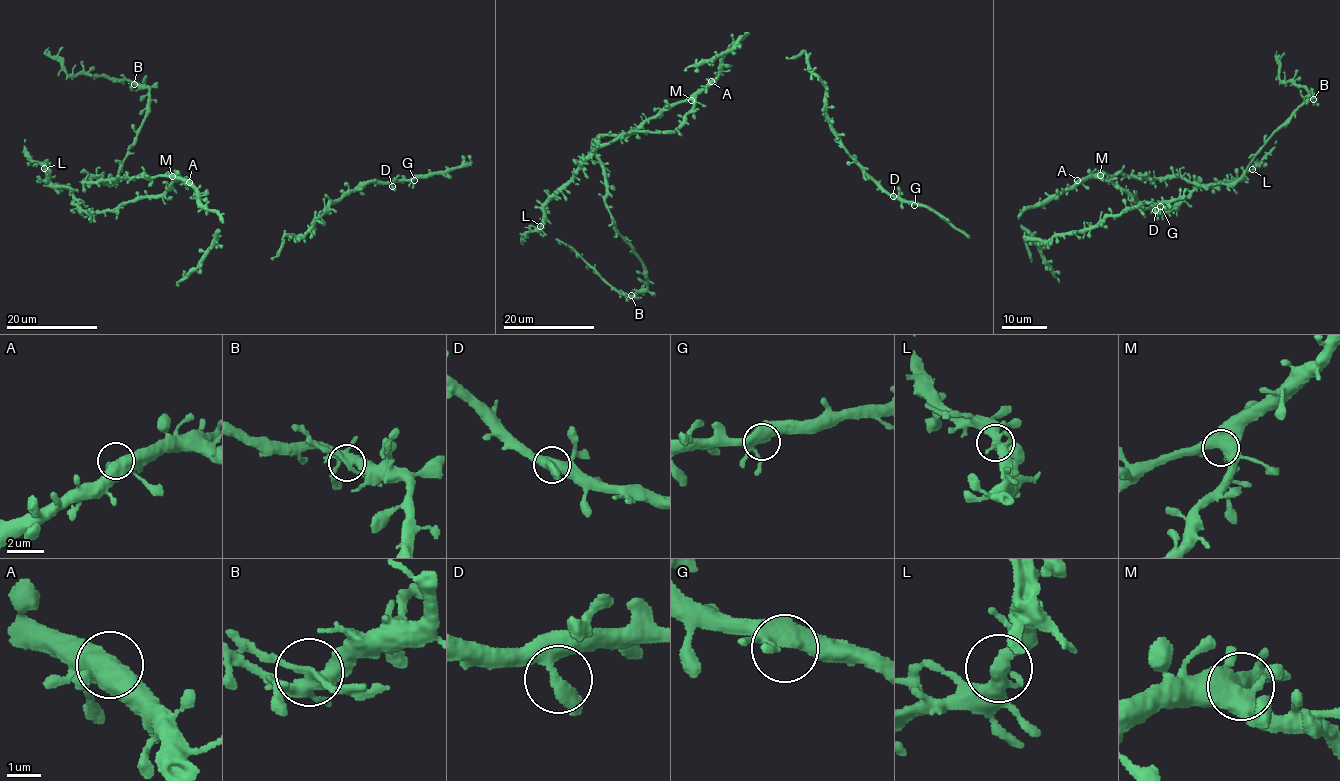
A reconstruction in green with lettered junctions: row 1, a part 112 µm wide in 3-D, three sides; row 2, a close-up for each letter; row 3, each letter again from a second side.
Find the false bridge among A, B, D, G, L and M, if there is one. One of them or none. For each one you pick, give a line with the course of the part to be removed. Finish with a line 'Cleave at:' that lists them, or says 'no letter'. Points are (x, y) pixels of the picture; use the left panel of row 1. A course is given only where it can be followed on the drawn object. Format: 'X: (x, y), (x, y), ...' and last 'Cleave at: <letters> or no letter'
B: (134, 84), (120, 75)
Cleave at: B

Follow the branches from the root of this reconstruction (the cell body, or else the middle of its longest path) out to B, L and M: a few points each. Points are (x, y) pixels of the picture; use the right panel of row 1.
B: (1078, 184), (1097, 175), (1120, 173), (1183, 177), (1205, 185), (1229, 184), (1286, 120), (1313, 98)
L: (1078, 184), (1088, 178), (1107, 179), (1136, 195), (1145, 207), (1171, 210), (1198, 187), (1237, 181), (1252, 169)
M: (1078, 184), (1100, 175)

